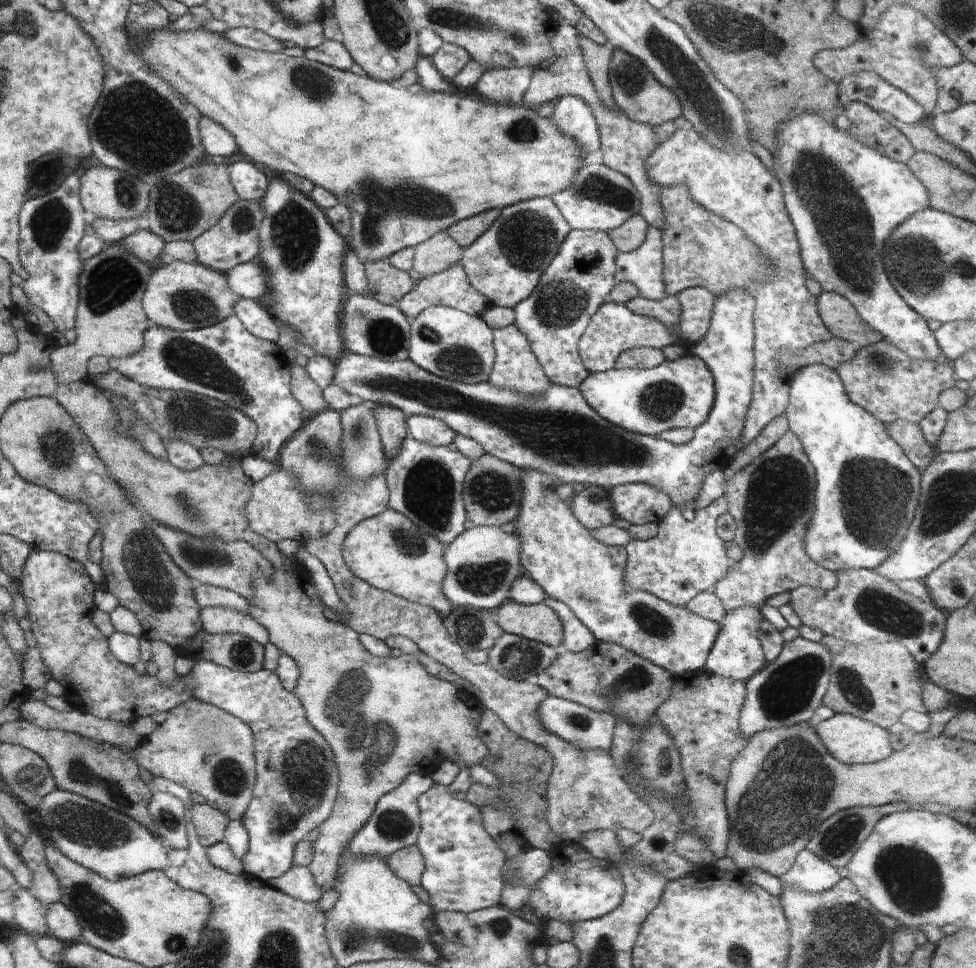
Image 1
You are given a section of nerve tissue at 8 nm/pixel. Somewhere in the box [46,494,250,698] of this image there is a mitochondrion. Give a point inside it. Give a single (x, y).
(142, 561)

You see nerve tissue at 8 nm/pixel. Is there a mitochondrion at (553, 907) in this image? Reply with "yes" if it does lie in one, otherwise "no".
no

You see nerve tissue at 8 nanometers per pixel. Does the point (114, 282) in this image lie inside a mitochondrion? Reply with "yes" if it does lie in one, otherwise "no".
yes

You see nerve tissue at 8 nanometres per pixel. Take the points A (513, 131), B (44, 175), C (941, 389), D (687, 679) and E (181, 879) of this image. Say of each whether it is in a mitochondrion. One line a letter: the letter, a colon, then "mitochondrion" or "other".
A: mitochondrion
B: mitochondrion
C: other
D: other
E: other

